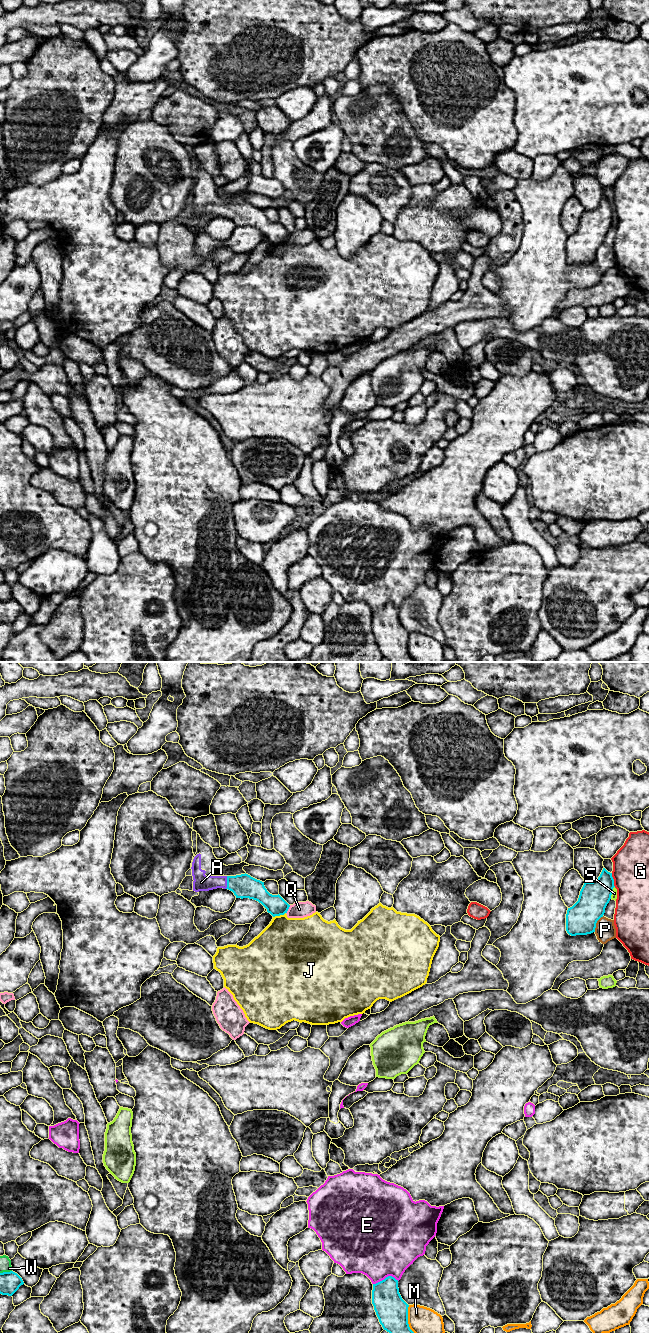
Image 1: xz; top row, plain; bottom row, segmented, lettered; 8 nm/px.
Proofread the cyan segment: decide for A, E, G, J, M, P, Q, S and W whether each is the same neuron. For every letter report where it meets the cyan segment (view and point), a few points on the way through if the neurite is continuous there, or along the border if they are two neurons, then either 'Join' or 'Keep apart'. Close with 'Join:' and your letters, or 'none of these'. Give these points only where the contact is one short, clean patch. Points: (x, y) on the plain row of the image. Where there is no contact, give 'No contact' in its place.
A: Touches cyan at xz (227, 210). Join
E: Touches cyan at xz (386, 605). Keep apart
G: Touches cyan at xz (613, 208). Keep apart
J: Touches cyan at xz (279, 243). Keep apart
M: Touches cyan at xz (407, 647). Keep apart
P: Touches cyan at xz (596, 250). Keep apart
Q: Touches cyan at xz (288, 236). Keep apart
S: Touches cyan at xz (611, 220). Keep apart
W: Touches cyan at xz (5, 600). Keep apart
Join: A

